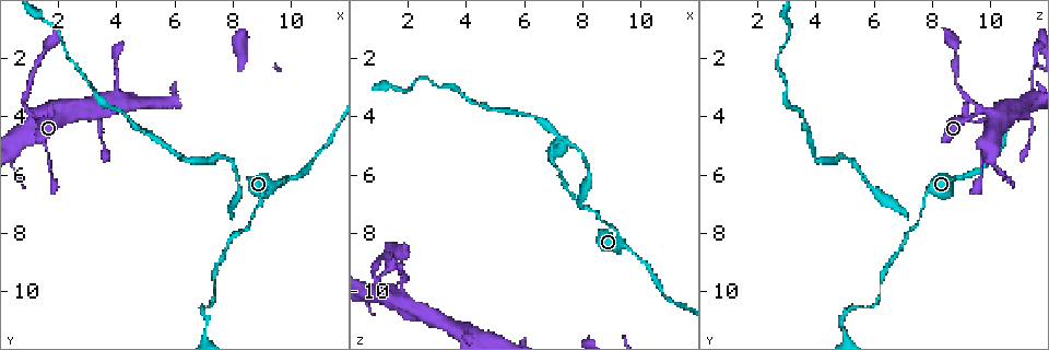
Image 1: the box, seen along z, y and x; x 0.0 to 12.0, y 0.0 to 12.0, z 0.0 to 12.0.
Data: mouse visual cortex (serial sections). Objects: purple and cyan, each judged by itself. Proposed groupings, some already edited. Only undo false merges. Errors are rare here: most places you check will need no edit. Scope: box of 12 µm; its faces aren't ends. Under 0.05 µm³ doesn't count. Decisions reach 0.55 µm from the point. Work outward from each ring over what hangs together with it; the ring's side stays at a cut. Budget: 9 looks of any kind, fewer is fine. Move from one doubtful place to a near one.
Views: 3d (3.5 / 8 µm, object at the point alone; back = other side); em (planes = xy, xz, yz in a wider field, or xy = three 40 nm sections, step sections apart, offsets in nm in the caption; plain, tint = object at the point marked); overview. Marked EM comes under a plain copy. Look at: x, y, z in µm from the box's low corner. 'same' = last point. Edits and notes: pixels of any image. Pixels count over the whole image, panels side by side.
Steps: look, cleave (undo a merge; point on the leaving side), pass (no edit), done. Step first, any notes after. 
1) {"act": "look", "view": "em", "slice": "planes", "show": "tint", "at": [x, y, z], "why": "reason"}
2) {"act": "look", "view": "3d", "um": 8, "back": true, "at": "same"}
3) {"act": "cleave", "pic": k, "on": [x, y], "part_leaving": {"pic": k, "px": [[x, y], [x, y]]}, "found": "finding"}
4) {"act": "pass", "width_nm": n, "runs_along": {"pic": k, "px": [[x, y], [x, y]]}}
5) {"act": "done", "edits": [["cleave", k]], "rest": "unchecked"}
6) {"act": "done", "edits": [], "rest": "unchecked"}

{"act": "look", "view": "3d", "um": 3.5, "at": [8.4, 7.8, 7.2], "why": "two arms in line, one across"}

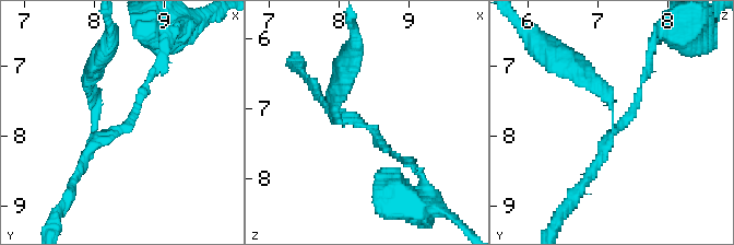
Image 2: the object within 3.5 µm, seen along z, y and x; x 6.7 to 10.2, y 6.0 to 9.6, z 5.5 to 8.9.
{"act": "look", "view": "em", "slice": "xy", "step": 2, "show": "tint", "at": [8.30, 7.90, 7.25], "why": "need the tissue"}

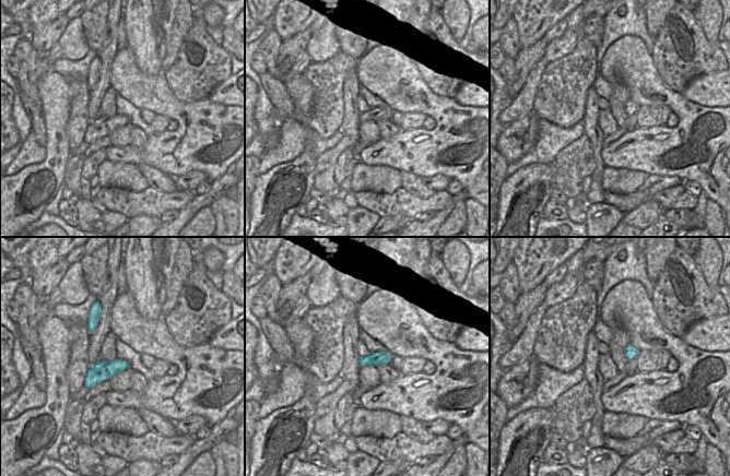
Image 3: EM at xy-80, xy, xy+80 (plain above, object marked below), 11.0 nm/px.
{"act": "cleave", "pic": 2, "on": [591, 81], "arm_widths_nm": [100, 150, 150], "part_leaving": {"pic": 2, "px": [[613, 108], [607, 92], [540, 42]]}, "found": "two cells meet here"}

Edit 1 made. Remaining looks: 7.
{"act": "look", "view": "overview"}

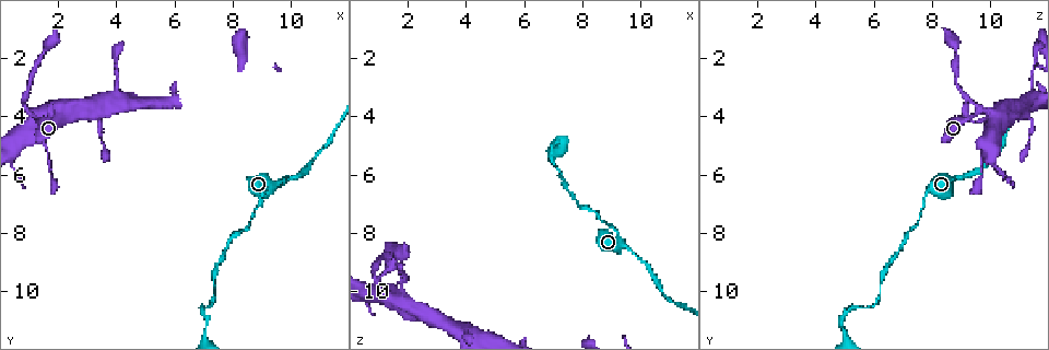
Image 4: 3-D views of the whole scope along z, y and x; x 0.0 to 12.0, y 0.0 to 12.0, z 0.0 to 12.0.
{"act": "look", "view": "em", "slice": "xy", "step": 2, "show": "tint", "at": [10.0, 6.1, 9.0], "why": "a narrow waist"}

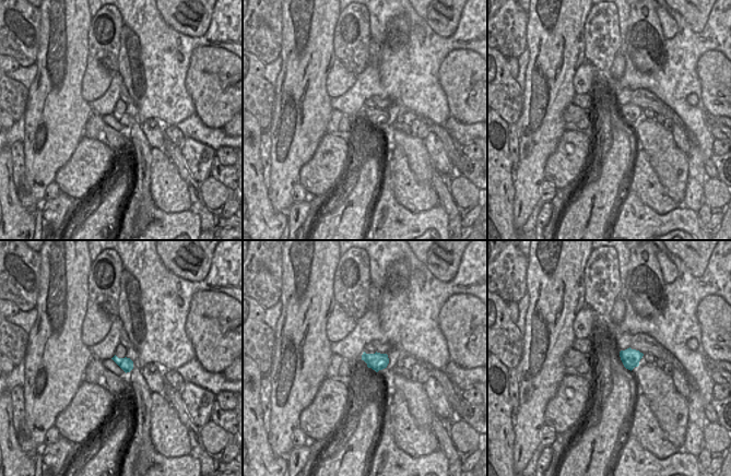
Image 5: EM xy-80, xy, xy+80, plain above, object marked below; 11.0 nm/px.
{"act": "look", "view": "3d", "um": 3.5, "at": "same", "why": "wider look"}

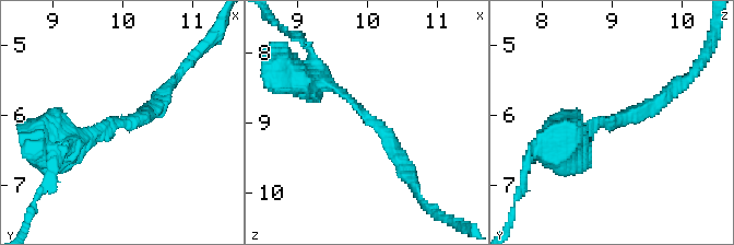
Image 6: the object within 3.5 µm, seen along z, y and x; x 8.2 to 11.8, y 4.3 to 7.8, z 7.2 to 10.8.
{"act": "pass", "width_nm": 200, "runs_along": {"pic": 6, "px": [[310, 73], [387, 131], [404, 168]]}, "found": "continuous, no second cell"}

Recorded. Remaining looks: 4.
{"act": "look", "view": "3d", "um": 3.5, "at": [6.9, 10.5, 5.2], "why": "abrupt turn"}

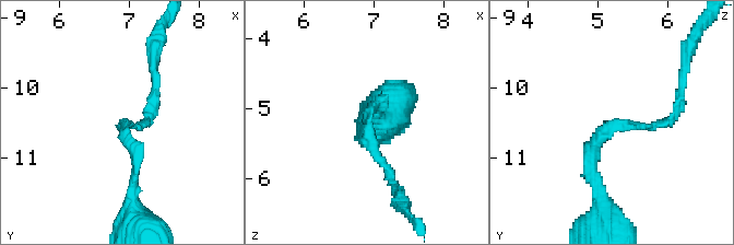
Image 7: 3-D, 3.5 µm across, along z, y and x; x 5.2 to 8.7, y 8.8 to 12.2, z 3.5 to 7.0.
{"act": "look", "view": "em", "slice": "xy", "step": 2, "show": "tint", "at": [6.95, 10.45, 5.20], "arm_widths_nm": [150, 150]}

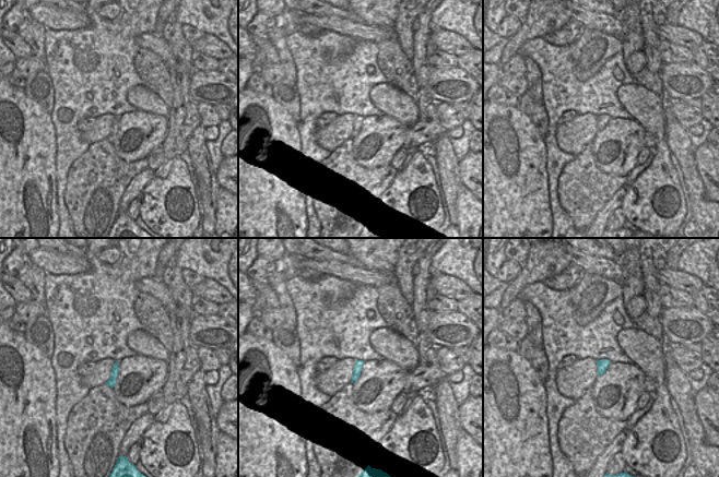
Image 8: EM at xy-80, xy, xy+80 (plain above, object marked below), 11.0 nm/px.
{"act": "pass", "width_nm": 100, "runs_along": {"pic": 7, "px": [[392, 183], [369, 140], [376, 109]]}, "found": "continuous, no second cell"}

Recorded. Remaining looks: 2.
{"act": "done", "edits": [["cleave", 2]], "rest": "unchecked"}

